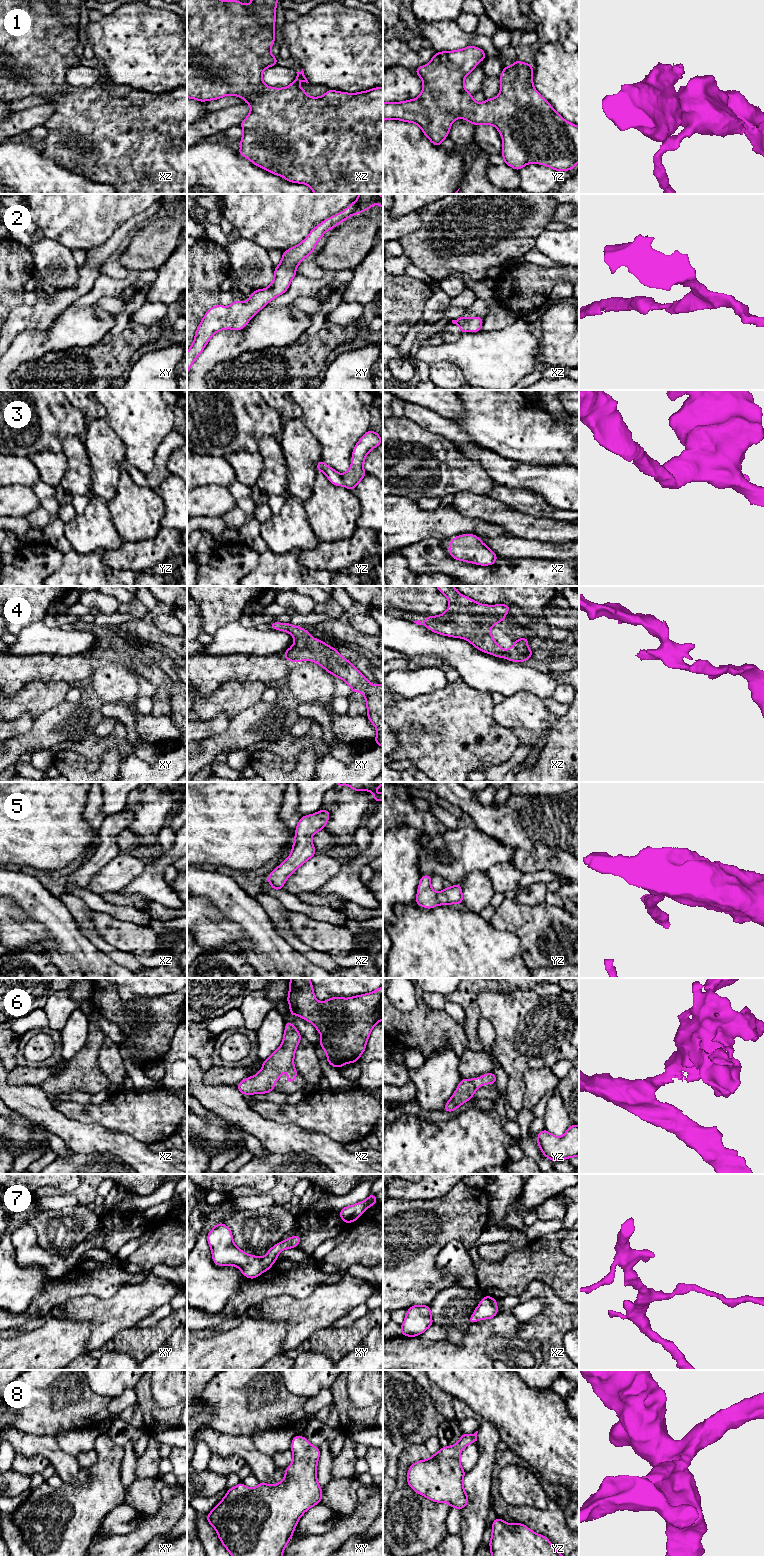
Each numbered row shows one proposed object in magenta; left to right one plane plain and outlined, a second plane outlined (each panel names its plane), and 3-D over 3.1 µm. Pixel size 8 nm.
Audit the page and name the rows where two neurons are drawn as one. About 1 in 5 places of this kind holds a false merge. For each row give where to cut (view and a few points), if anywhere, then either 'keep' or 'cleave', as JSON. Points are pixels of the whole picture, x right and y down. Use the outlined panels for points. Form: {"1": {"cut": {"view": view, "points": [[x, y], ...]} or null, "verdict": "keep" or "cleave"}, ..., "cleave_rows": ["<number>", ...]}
{"1": {"cut": null, "verdict": "keep"}, "2": {"cut": null, "verdict": "keep"}, "3": {"cut": null, "verdict": "keep"}, "4": {"cut": null, "verdict": "keep"}, "5": {"cut": null, "verdict": "keep"}, "6": {"cut": null, "verdict": "keep"}, "7": {"cut": null, "verdict": "keep"}, "8": {"cut": null, "verdict": "keep"}, "cleave_rows": []}

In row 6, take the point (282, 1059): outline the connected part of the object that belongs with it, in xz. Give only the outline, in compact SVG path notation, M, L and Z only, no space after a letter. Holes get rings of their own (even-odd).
M291 1022L285 1023L285 1032L283 1035L283 1041L280 1047L272 1053L265 1061L263 1061L262 1069L255 1075L242 1080L236 1087L243 1095L250 1095L256 1093L266 1094L274 1090L275 1081L280 1080L280 1074L287 1071L288 1077L287 1081L292 1084L296 1081L296 1076L298 1071L294 1068L294 1056L296 1048L303 1036L298 1032L296 1027Z

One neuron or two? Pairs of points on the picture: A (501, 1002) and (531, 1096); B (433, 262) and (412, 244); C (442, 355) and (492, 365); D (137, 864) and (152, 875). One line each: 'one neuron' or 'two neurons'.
A: two neurons
B: one neuron
C: one neuron
D: two neurons

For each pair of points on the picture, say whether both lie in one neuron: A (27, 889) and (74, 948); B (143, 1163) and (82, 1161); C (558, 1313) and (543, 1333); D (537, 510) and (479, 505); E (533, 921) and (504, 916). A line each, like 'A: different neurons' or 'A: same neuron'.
A: same neuron
B: different neurons
C: same neuron
D: different neurons
E: same neuron

